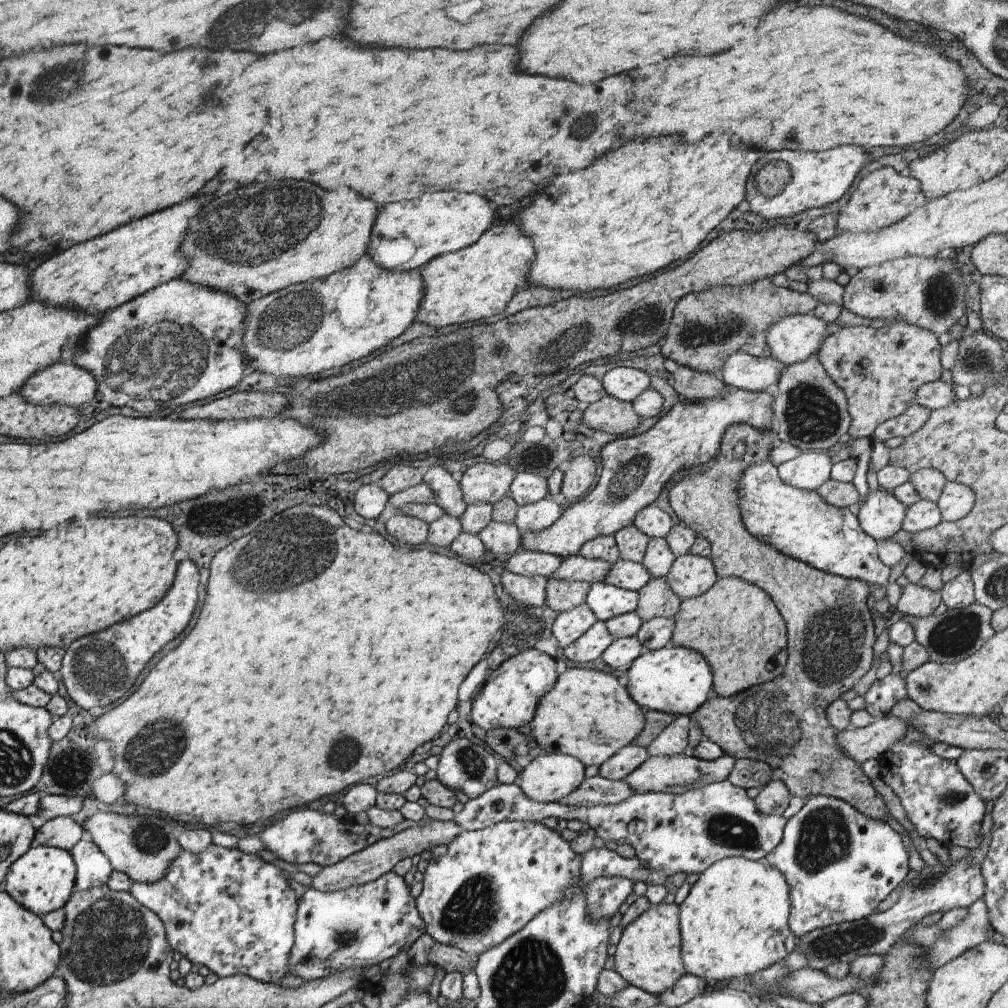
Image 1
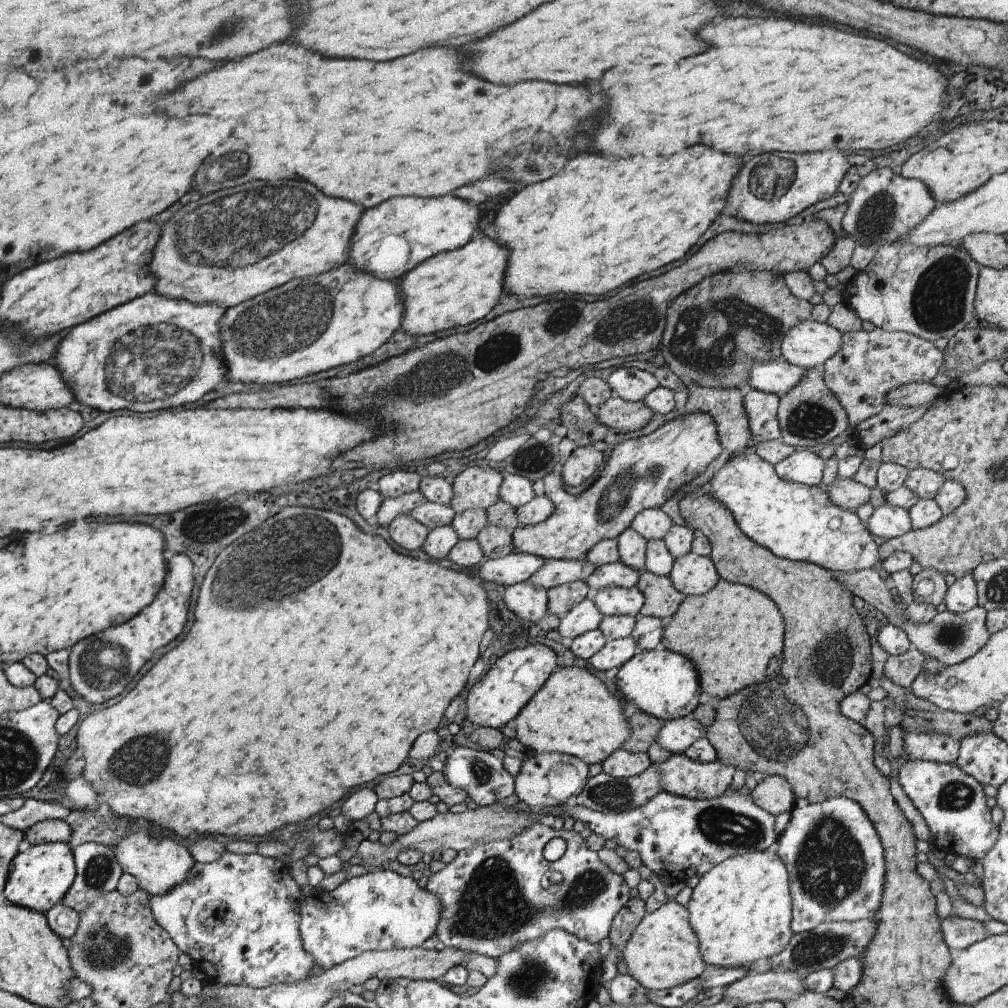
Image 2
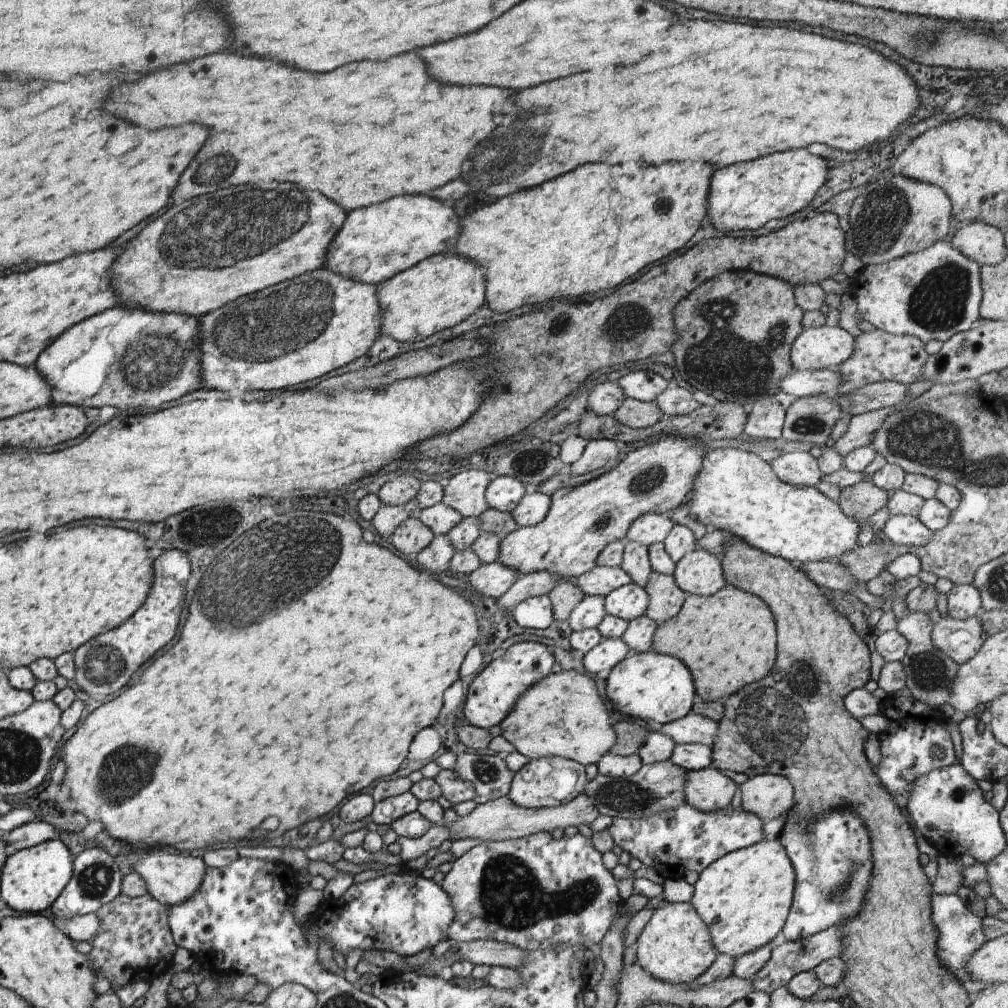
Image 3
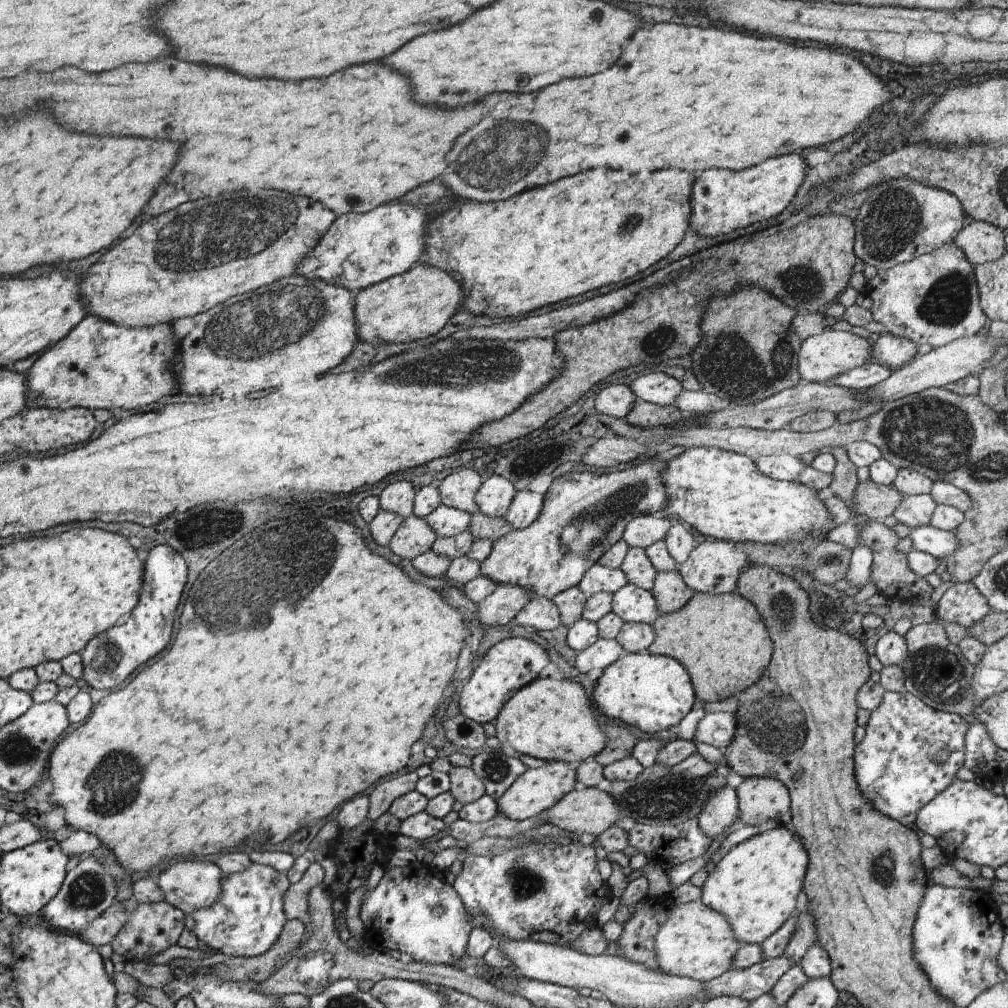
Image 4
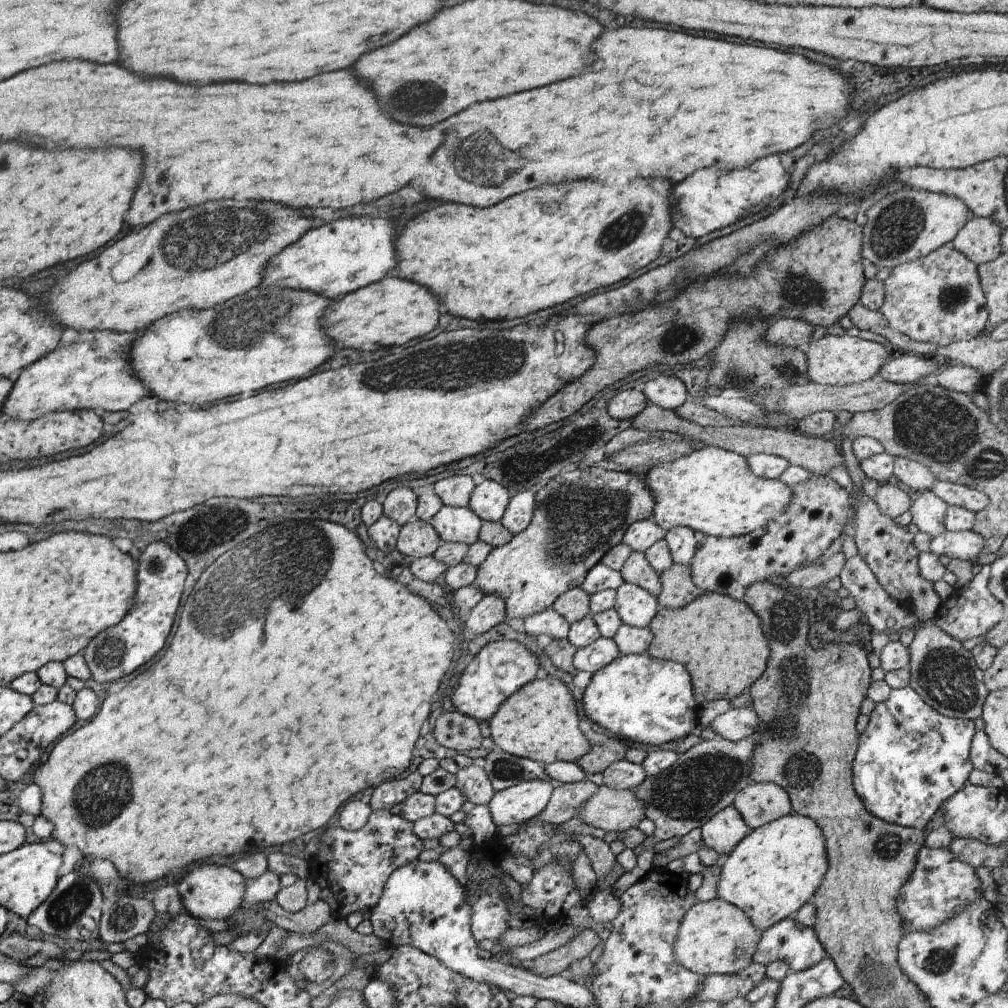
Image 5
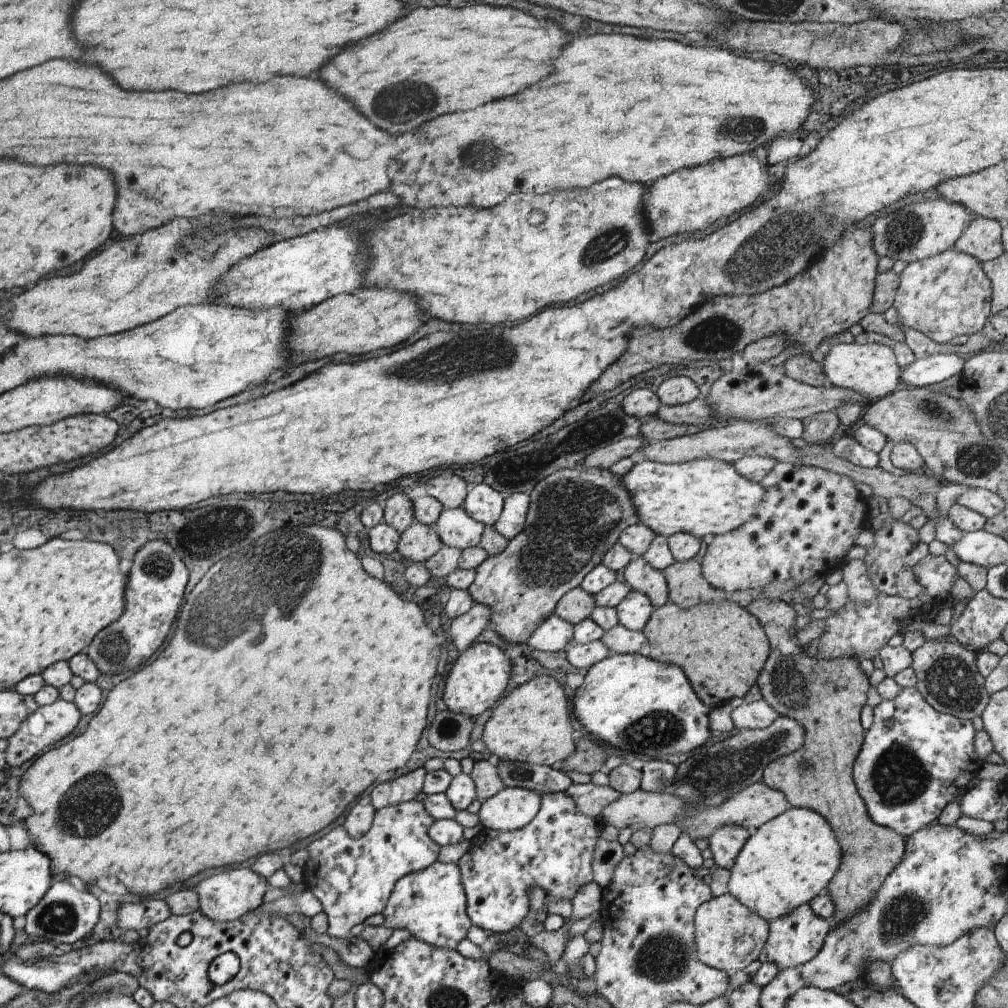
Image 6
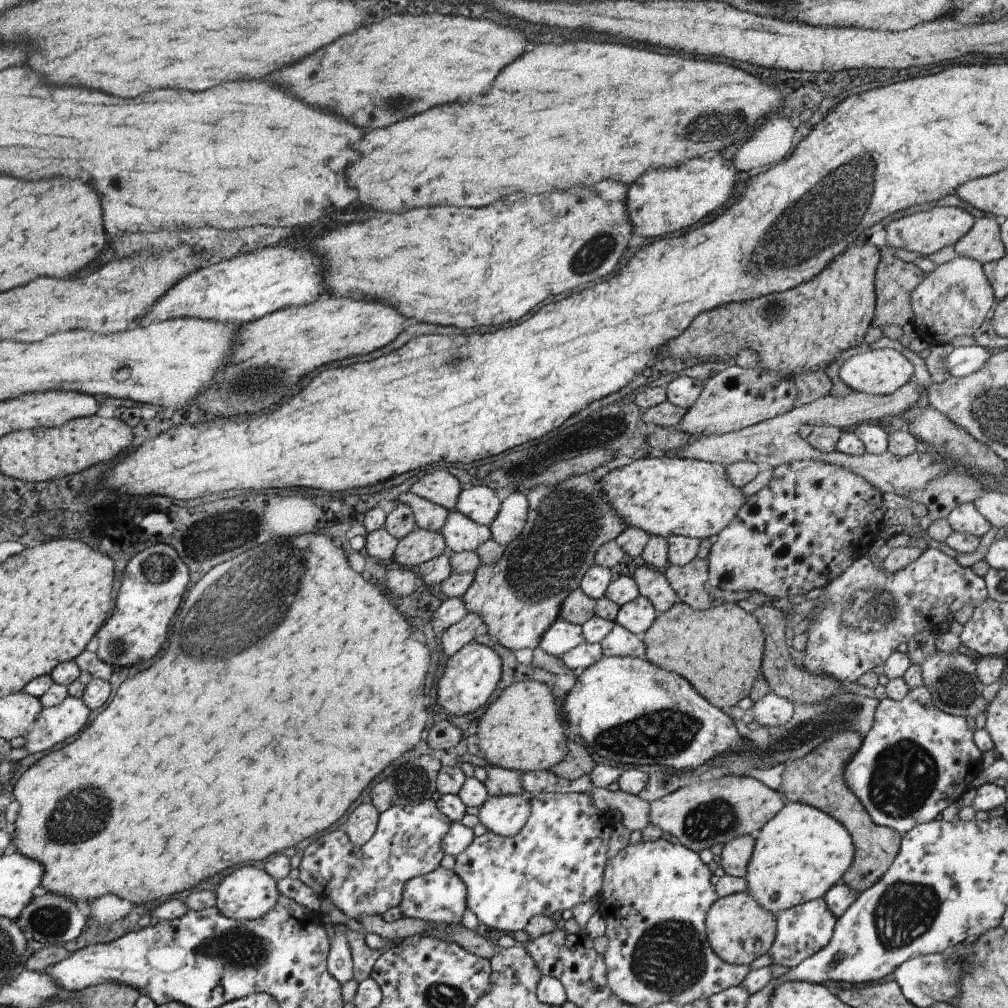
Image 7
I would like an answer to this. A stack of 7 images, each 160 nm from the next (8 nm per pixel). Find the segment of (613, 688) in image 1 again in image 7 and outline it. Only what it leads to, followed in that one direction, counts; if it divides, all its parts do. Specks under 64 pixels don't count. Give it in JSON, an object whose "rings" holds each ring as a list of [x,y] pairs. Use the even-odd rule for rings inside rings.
{"rings":[[[534,680],[515,681],[502,688],[478,718],[475,736],[477,748],[489,766],[520,773],[547,771],[567,752],[552,692],[546,684]]]}

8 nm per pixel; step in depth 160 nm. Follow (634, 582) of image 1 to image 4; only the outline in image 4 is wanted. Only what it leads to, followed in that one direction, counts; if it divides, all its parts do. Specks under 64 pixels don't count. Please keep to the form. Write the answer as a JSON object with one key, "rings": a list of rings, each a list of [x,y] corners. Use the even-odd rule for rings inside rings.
{"rings":[[[595,563],[587,572],[585,572],[578,587],[588,598],[598,592],[614,593],[626,582],[626,574],[620,568],[610,569],[599,563]]]}

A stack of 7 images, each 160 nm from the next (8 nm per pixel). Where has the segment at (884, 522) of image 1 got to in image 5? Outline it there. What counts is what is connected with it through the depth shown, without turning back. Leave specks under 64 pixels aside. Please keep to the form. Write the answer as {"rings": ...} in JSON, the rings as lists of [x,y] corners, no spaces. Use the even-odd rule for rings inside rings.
{"rings":[[[943,531],[938,537],[930,540],[929,552],[939,556],[941,554],[959,560],[973,562],[984,547],[982,536],[969,531]]]}

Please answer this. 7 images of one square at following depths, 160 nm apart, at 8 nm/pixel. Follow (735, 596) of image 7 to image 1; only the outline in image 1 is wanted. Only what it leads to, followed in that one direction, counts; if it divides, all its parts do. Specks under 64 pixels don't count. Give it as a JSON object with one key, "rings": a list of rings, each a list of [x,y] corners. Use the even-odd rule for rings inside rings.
{"rings":[[[651,577],[638,591],[637,616],[642,621],[653,617],[671,617],[678,611],[681,599],[670,590],[663,578]]]}

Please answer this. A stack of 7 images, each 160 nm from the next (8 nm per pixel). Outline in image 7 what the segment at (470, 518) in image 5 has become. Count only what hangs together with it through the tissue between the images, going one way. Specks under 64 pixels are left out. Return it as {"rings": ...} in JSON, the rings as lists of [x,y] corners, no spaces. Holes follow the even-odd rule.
{"rings":[[[455,510],[449,512],[440,533],[450,553],[474,551],[492,538],[491,529],[488,526],[477,524],[476,521],[469,520],[469,517]]]}

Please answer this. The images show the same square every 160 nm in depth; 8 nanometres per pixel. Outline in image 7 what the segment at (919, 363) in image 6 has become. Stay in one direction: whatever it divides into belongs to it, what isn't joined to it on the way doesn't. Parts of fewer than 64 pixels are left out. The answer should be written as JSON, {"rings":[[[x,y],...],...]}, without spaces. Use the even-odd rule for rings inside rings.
{"rings":[[[977,345],[954,348],[942,360],[942,367],[951,377],[966,377],[985,366],[992,352]]]}

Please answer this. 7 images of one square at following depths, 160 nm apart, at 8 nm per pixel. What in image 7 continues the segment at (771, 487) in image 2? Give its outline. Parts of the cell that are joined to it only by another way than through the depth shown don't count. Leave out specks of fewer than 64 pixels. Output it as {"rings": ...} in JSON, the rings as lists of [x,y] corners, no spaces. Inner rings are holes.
{"rings":[[[669,454],[632,460],[597,482],[627,526],[664,539],[671,535],[709,538],[726,527],[745,502],[741,491],[729,484],[720,464]]]}

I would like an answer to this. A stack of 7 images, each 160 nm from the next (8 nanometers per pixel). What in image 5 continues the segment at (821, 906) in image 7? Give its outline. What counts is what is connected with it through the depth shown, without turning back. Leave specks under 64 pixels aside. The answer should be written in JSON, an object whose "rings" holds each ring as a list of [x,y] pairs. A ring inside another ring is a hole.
{"rings":[[[787,916],[762,931],[752,960],[765,966],[771,961],[783,961],[790,972],[805,970],[826,955],[813,927],[798,927]]]}

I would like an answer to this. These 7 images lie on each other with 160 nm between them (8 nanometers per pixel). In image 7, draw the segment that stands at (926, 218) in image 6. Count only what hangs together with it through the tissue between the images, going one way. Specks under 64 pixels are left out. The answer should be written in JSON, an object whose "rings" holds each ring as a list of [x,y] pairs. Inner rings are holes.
{"rings":[[[939,206],[929,208],[923,212],[915,212],[903,216],[899,220],[891,221],[885,230],[886,244],[891,248],[903,248],[911,252],[918,252],[923,257],[937,252],[940,248],[954,245],[973,226],[974,218],[958,207]]]}

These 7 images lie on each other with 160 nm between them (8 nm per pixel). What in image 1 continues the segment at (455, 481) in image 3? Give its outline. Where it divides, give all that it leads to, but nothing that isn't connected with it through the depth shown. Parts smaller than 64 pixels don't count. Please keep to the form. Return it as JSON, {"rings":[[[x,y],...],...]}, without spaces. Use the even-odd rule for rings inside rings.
{"rings":[[[504,462],[476,463],[462,473],[461,488],[467,504],[489,503],[507,496],[509,483],[514,479],[514,470]]]}

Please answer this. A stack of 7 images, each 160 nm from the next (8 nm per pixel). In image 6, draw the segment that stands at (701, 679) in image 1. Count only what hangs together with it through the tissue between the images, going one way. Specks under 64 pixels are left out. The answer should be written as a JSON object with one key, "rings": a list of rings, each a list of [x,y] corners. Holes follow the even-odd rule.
{"rings":[[[644,653],[609,654],[606,659],[590,666],[582,677],[582,684],[570,697],[574,706],[573,714],[585,728],[587,736],[593,736],[593,740],[603,744],[611,752],[660,761],[665,756],[675,754],[685,757],[696,748],[710,743],[710,738],[717,737],[707,727],[707,715],[711,709],[698,698],[678,666],[651,660]]]}

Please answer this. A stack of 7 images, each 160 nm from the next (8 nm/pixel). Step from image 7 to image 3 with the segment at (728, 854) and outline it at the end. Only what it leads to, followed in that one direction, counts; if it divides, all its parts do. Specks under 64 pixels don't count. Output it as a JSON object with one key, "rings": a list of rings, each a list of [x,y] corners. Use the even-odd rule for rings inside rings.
{"rings":[[[713,766],[700,770],[685,769],[684,803],[701,812],[721,810],[730,804],[738,786],[720,771]]]}

